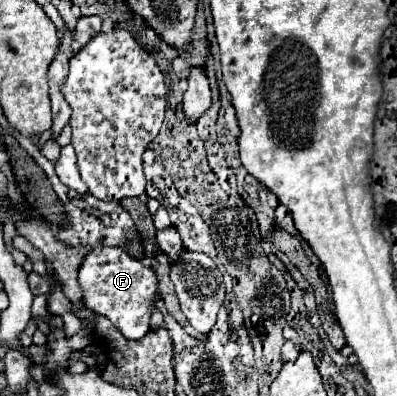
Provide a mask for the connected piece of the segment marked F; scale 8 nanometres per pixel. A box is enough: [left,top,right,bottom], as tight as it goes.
[80,246,158,340]

